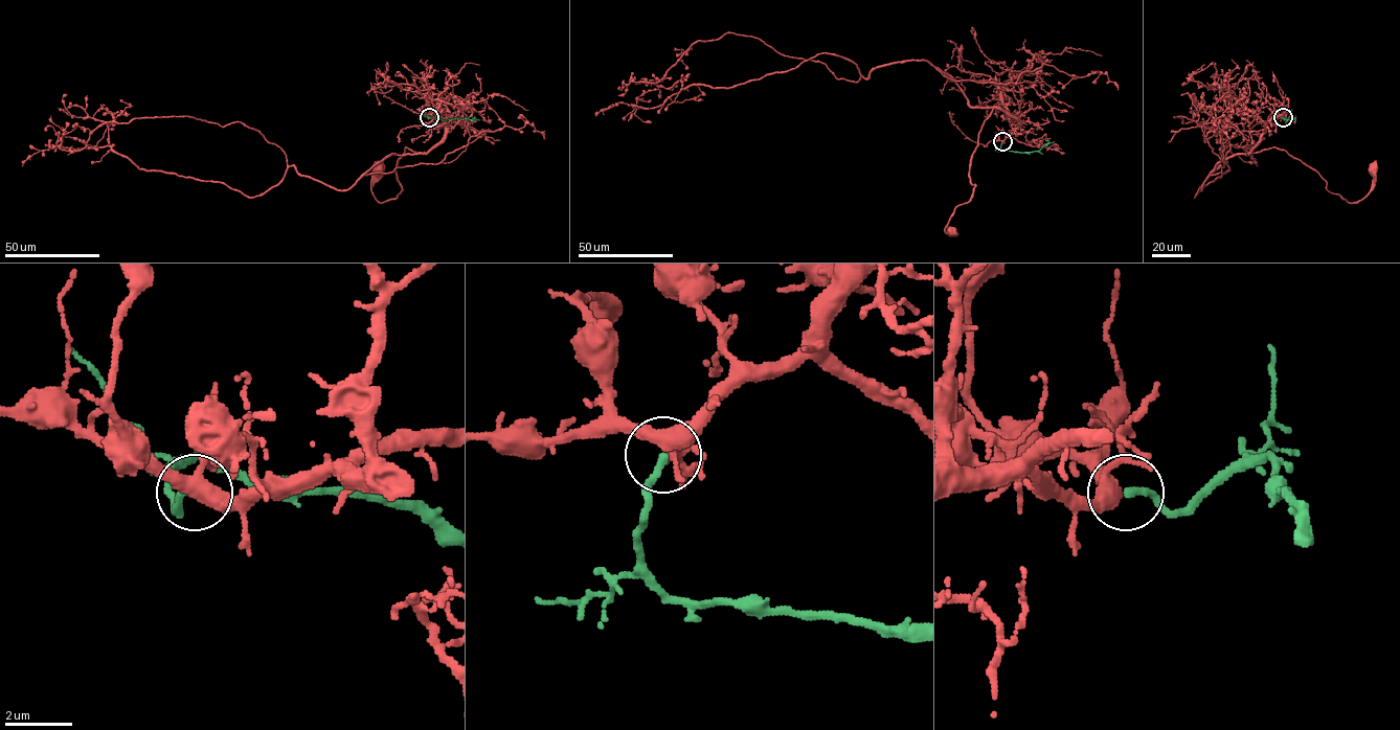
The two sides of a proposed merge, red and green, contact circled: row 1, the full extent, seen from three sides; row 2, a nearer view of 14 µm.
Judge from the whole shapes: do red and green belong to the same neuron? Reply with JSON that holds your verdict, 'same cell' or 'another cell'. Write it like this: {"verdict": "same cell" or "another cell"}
{"verdict": "same cell"}

